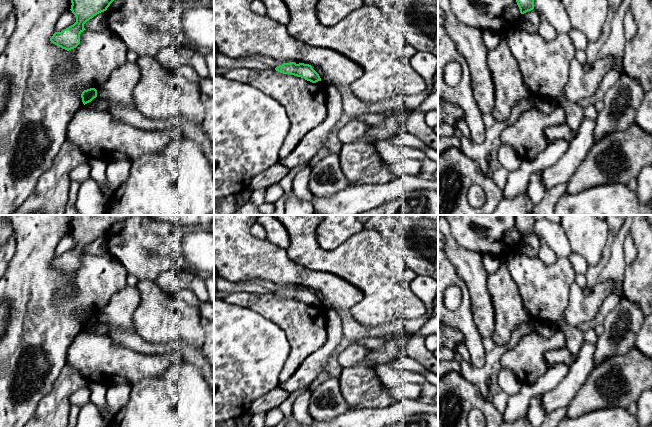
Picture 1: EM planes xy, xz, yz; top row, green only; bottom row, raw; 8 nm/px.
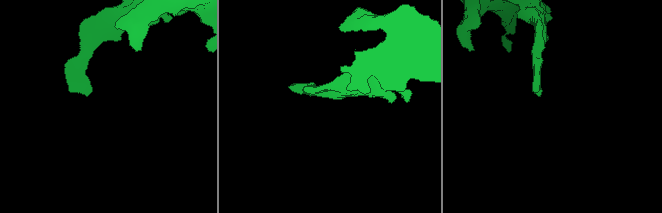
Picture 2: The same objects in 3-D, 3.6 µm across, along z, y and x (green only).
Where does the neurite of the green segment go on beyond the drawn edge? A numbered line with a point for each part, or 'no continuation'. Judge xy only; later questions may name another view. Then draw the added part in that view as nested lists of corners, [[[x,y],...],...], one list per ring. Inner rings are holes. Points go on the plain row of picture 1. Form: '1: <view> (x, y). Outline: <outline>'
no continuation

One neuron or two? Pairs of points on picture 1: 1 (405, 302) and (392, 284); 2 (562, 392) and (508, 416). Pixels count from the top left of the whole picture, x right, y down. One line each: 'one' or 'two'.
1: one
2: two

